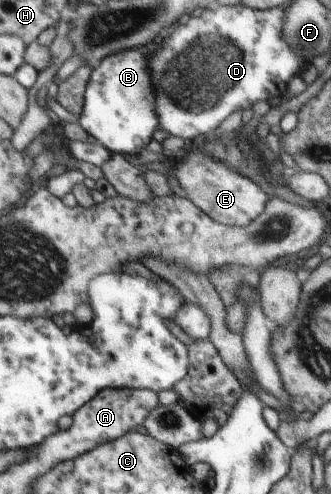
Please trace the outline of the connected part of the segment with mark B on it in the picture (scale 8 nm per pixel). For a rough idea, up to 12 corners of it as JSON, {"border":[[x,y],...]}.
{"border":[[114,53],[91,70],[79,123],[135,155],[158,129],[148,58]]}

